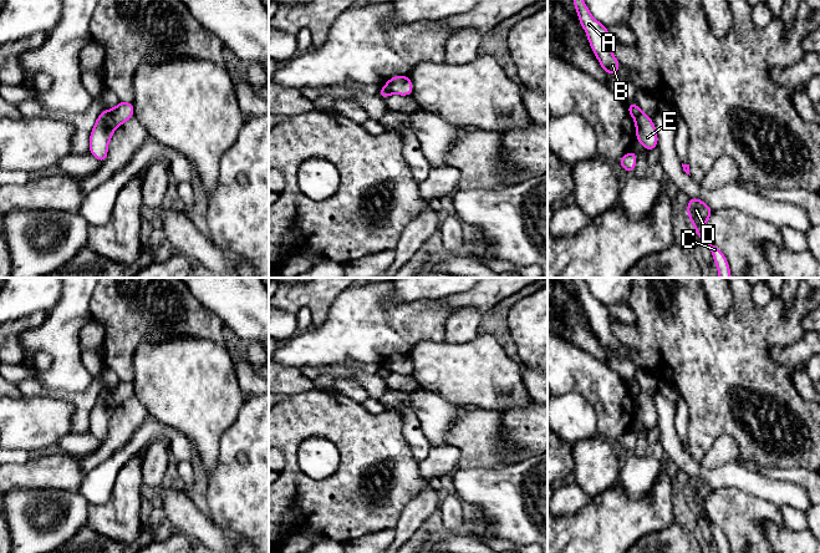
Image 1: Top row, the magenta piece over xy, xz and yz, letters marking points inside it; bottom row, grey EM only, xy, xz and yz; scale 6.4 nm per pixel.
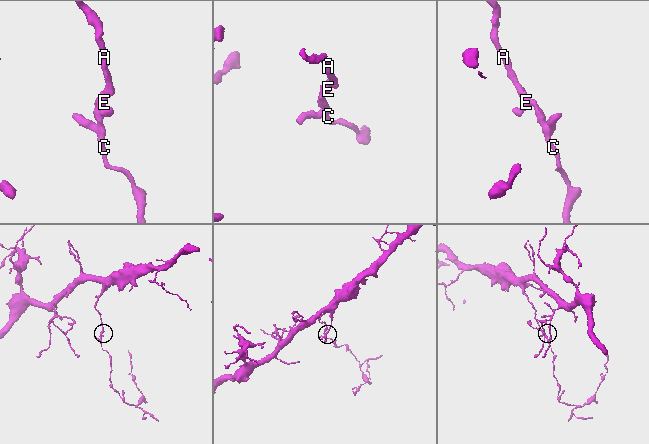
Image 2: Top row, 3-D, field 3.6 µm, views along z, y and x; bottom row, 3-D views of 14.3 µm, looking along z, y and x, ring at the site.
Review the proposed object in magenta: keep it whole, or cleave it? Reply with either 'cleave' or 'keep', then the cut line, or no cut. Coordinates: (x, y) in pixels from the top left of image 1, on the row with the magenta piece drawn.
cleave | xy (106, 110), (117, 126)

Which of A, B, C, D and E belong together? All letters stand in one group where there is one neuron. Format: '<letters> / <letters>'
A B / C D E

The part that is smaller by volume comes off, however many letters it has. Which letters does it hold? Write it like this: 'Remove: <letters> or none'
Remove: C, D, E

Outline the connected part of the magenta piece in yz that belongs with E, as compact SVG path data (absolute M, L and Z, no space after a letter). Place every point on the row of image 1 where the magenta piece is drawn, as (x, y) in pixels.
M641 111L638 117L635 120L635 126L637 141L645 147L647 152L651 152L658 146L658 136L651 117Z

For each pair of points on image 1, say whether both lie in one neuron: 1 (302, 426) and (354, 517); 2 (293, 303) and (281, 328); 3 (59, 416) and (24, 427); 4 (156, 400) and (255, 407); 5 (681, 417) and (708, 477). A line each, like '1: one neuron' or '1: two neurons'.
1: one neuron
2: two neurons
3: one neuron
4: two neurons
5: two neurons

